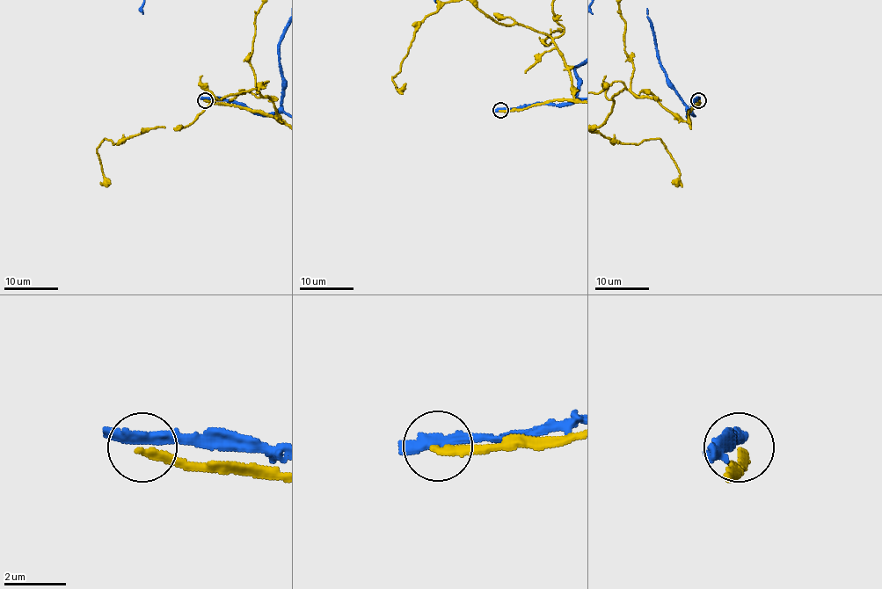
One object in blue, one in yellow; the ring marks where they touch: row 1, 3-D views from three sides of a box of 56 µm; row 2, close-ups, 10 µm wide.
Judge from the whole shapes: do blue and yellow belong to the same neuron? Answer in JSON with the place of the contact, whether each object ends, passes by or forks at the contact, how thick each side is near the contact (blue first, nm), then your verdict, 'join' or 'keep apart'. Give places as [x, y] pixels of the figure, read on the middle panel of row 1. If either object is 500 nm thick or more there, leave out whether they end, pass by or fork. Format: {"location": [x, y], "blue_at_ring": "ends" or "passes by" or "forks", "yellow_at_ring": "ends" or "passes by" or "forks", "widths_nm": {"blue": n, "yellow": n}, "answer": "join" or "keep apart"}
{"location": [500, 110], "blue_at_ring": "passes by", "yellow_at_ring": "ends", "widths_nm": {"blue": 320, "yellow": 240}, "answer": "keep apart"}

